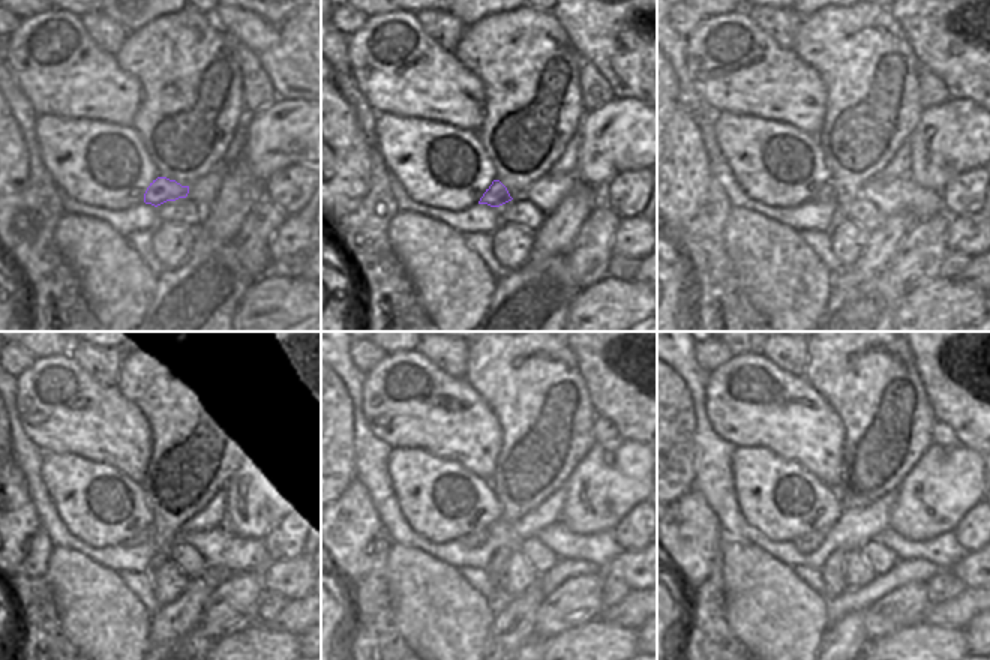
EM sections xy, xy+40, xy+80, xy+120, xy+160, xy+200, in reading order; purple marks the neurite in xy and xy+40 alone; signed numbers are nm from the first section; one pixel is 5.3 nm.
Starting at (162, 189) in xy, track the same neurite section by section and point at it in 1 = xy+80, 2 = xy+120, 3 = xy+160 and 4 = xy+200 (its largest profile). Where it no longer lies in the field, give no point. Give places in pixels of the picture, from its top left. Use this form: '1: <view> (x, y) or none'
1: xy+80 (827, 192)
2: xy+120 (141, 537)
3: xy+160 (474, 540)
4: xy+200 (807, 543)

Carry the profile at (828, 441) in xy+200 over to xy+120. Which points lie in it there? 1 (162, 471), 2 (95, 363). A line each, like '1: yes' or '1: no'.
1: no
2: no

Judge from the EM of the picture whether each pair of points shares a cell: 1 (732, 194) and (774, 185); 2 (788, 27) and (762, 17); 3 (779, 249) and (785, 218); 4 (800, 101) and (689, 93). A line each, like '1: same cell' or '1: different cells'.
1: different cells
2: same cell
3: different cells
4: different cells

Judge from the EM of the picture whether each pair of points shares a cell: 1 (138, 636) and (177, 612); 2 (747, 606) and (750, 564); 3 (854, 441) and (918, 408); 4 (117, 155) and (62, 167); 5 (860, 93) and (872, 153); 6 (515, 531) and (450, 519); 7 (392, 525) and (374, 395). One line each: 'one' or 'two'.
1: two
2: one
3: one
4: one
5: one
6: two
7: two

